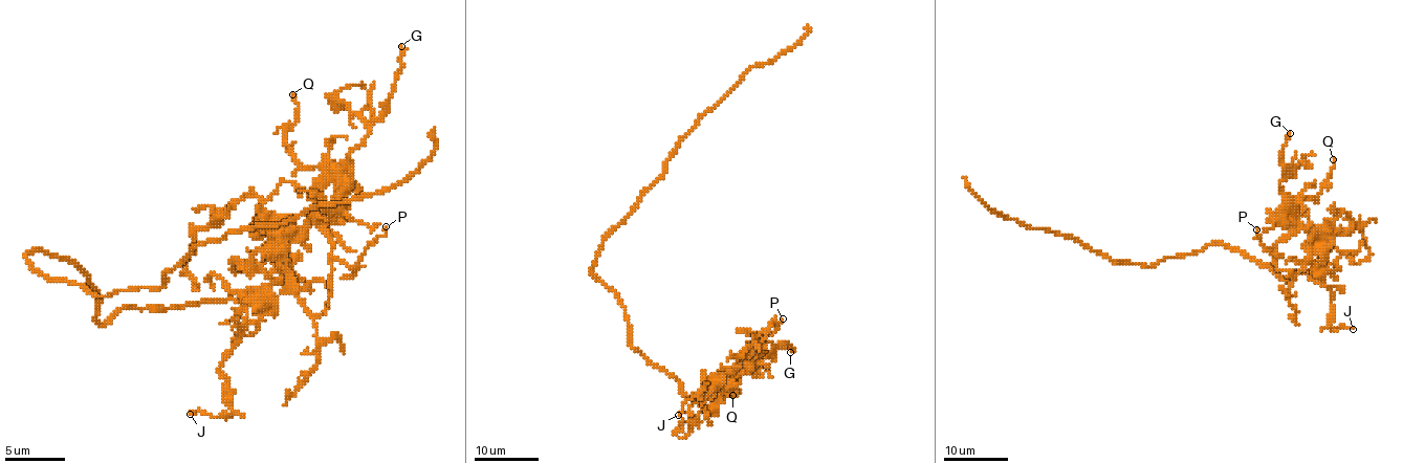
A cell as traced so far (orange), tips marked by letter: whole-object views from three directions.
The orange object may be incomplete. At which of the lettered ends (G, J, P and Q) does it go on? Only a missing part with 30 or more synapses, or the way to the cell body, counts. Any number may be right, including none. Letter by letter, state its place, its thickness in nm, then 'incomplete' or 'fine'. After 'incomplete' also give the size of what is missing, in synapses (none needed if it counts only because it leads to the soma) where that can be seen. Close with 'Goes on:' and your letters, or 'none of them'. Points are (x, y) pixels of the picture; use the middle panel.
G: place (790, 352); calibre 100 nm; fine
J: place (678, 415); calibre 180 nm; fine
P: place (783, 318); calibre 140 nm; fine
Q: place (732, 395); calibre 160 nm; fine
Goes on: none of them

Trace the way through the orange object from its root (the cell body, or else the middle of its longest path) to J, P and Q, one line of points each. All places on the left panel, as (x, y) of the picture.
J: (47, 251), (90, 278), (102, 324), (123, 308), (253, 303), (247, 329), (220, 369), (232, 411), (190, 414)
P: (47, 251), (90, 278), (102, 324), (123, 308), (256, 303), (280, 248), (313, 224), (350, 266), (386, 226)
Q: (47, 251), (90, 278), (102, 324), (256, 303), (320, 215), (323, 173), (286, 142), (292, 94)

